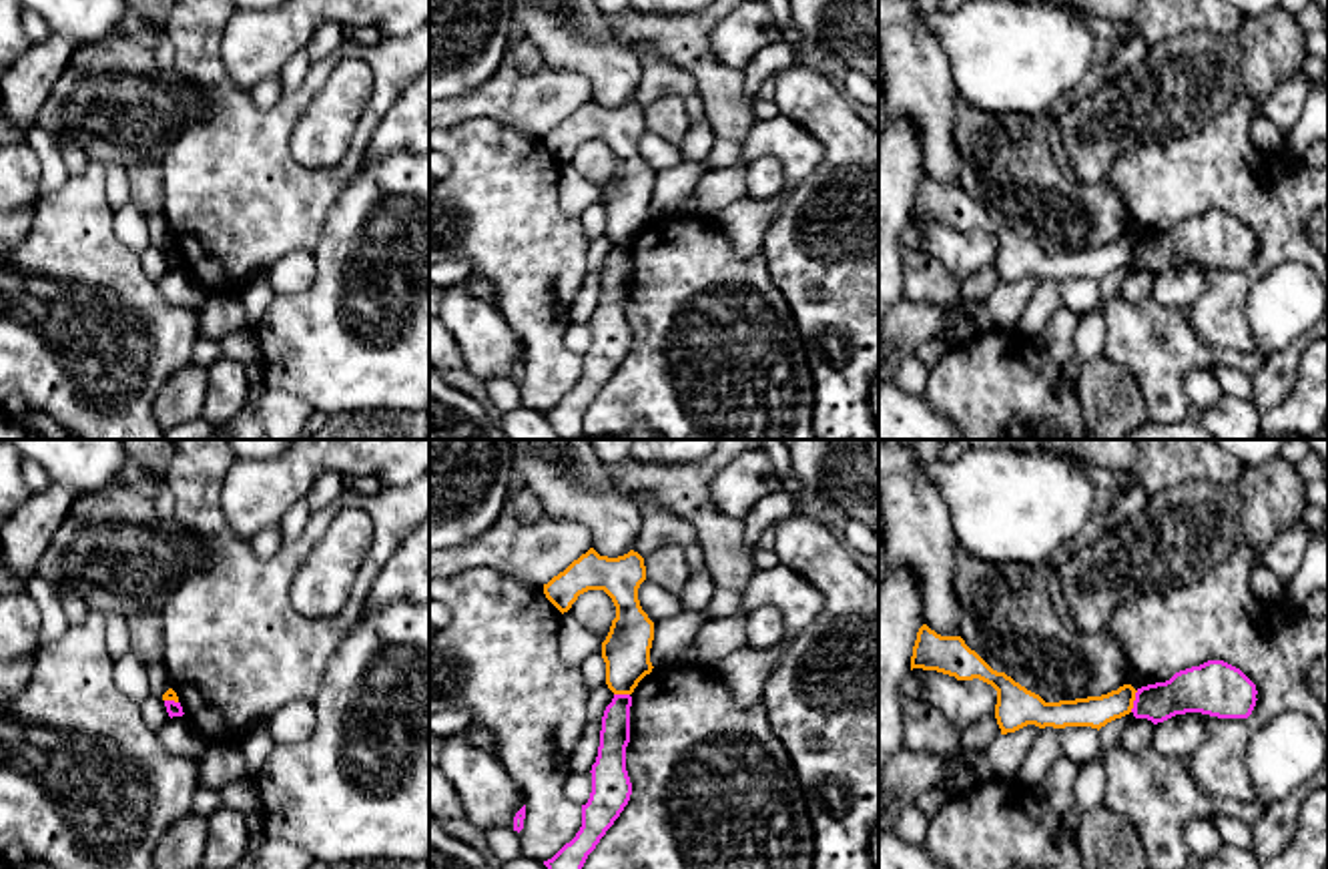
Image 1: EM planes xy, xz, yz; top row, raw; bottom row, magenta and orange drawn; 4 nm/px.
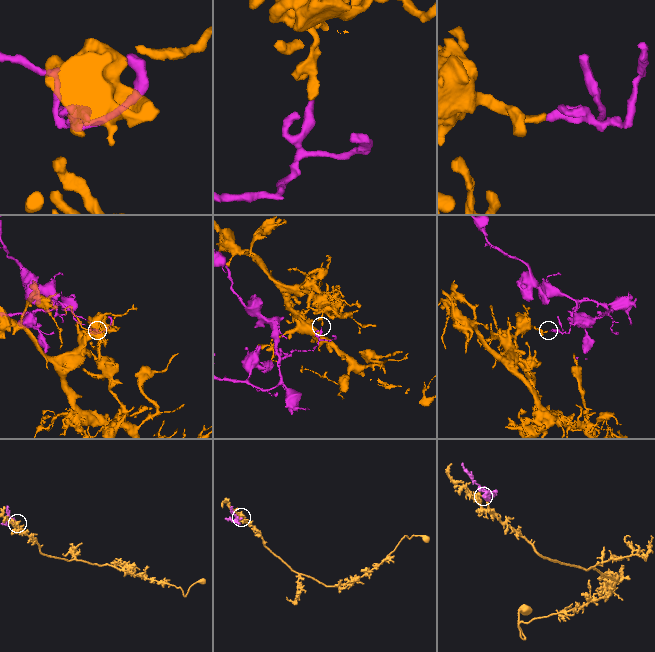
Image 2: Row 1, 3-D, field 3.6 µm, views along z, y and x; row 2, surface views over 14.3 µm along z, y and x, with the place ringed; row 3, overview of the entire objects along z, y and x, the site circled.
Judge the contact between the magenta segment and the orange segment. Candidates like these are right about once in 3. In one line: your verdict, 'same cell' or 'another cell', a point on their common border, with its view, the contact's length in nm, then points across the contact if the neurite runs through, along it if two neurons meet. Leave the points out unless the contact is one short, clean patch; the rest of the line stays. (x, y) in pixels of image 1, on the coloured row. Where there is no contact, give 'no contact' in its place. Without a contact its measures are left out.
another cell; contact yz (1134, 701); length 90 nm; border yz (1138, 691), (1130, 711)

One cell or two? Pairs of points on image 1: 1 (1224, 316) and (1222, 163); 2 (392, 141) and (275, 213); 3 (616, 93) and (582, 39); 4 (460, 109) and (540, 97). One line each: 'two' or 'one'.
1: one
2: two
3: one
4: one

